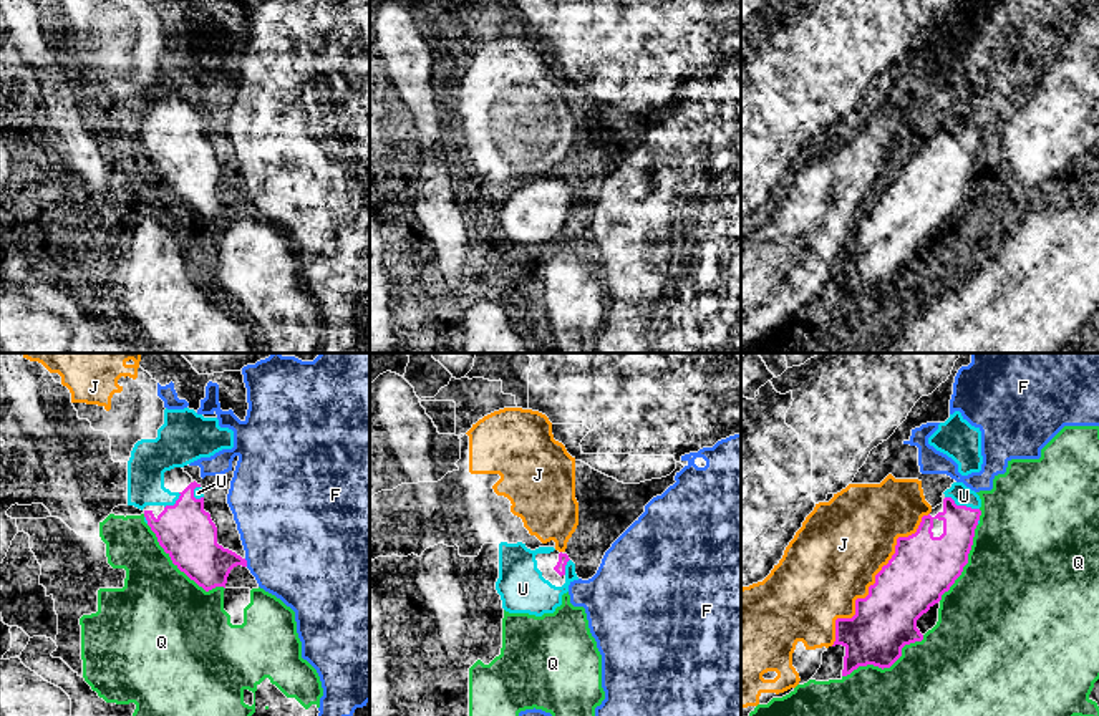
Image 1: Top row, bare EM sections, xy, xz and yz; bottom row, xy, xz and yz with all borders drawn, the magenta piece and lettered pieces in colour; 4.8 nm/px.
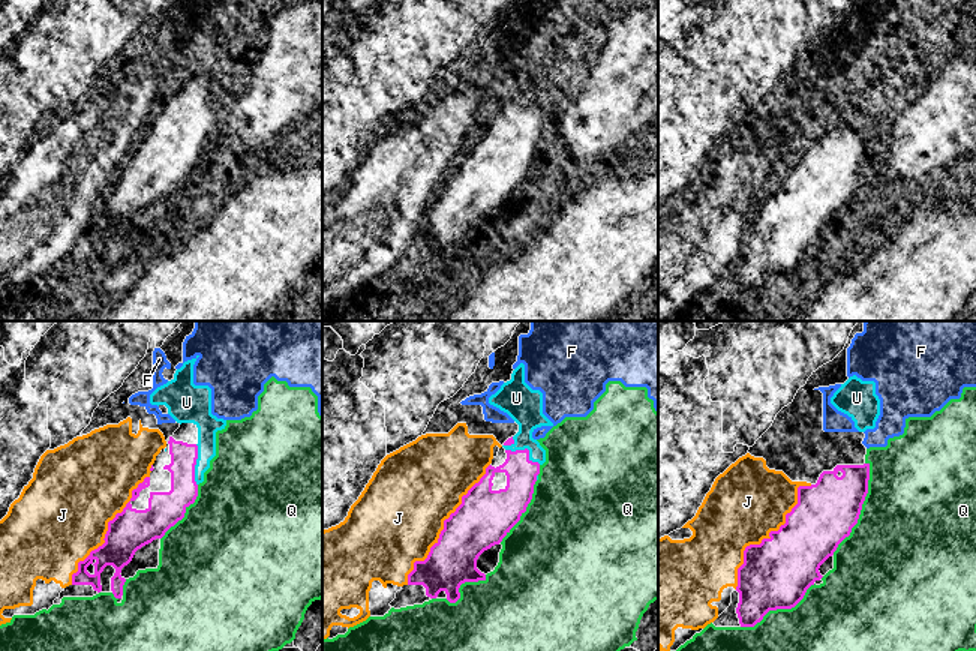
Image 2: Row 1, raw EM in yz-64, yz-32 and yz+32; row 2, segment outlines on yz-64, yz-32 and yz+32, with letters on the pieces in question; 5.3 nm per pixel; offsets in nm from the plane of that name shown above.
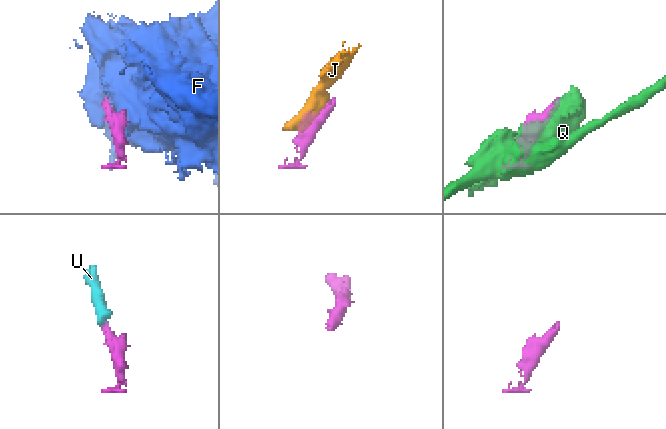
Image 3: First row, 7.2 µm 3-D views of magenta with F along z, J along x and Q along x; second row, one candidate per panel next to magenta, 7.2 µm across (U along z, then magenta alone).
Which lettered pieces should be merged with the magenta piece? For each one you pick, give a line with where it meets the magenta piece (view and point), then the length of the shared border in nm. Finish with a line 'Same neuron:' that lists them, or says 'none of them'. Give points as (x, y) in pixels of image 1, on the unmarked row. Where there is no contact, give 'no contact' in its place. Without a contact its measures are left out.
U: contact yz (962, 135); length 180 nm
Same neuron: U

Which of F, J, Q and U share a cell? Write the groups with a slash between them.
F / J / Q / U

